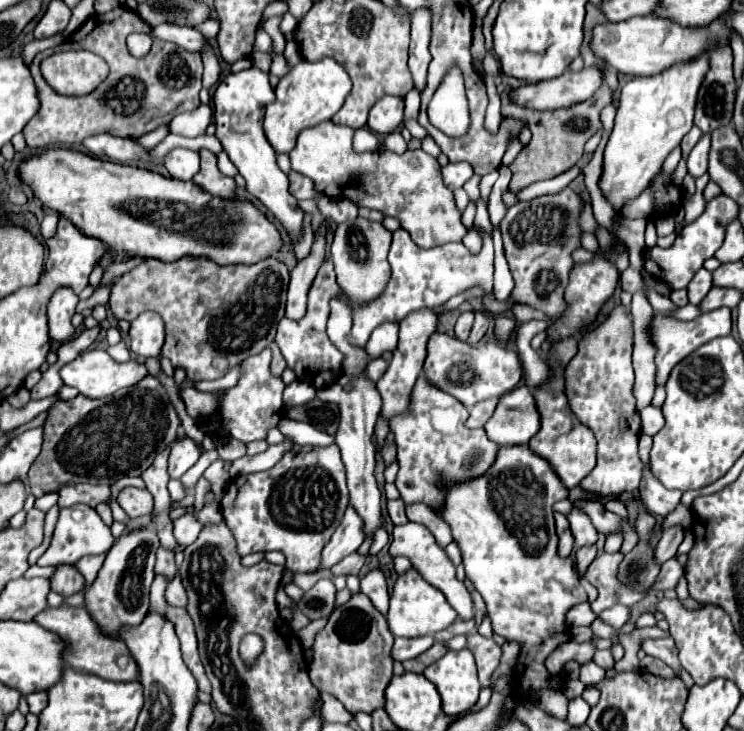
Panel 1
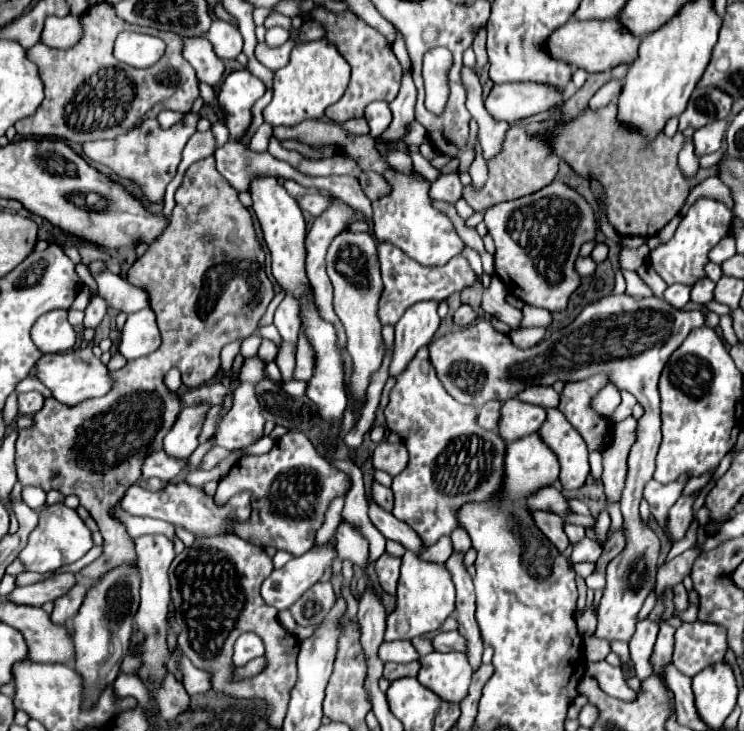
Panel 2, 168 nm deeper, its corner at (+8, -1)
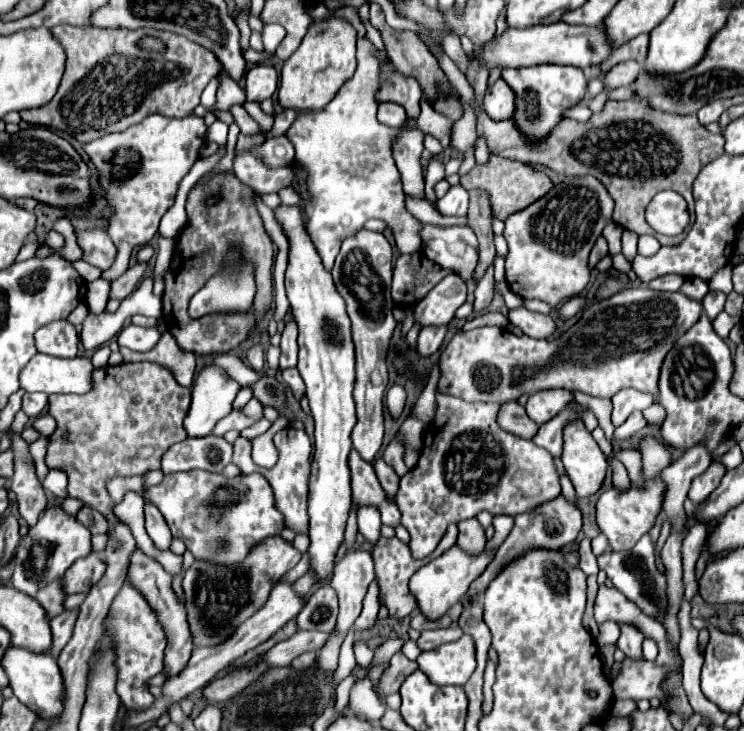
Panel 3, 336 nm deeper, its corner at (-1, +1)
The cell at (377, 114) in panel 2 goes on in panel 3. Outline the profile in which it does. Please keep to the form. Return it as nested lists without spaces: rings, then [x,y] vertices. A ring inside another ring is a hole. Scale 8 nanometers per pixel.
[[[380,103],[378,107],[378,121],[390,127],[402,127],[408,121],[408,115],[402,105],[396,103]]]

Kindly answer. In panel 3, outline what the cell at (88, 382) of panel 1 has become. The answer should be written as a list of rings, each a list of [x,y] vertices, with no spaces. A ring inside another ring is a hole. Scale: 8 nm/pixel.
[[[34,355],[20,373],[24,391],[34,393],[88,393],[92,389],[92,361],[88,357],[58,359]]]

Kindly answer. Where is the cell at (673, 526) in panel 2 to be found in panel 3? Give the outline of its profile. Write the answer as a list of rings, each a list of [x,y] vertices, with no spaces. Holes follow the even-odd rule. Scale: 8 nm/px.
[[[712,461],[710,467],[692,479],[692,485],[690,485],[690,491],[688,491],[688,497],[692,503],[702,503],[718,485],[720,485],[720,479],[724,477],[726,473],[726,467],[718,461]]]

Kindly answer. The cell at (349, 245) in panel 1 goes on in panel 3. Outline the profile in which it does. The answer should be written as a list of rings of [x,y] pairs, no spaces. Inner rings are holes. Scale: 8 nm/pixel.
[[[362,229],[360,233],[348,237],[342,243],[342,249],[332,267],[332,277],[338,293],[346,301],[348,317],[352,321],[352,337],[356,345],[356,425],[352,429],[352,447],[368,463],[374,461],[382,447],[384,435],[384,417],[382,417],[382,399],[388,383],[388,365],[386,351],[390,347],[390,337],[396,327],[392,315],[392,247],[382,233]]]

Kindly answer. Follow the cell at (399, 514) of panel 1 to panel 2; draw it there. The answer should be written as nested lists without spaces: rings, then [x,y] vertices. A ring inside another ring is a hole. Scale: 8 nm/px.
[[[373,483],[373,501],[391,513],[391,507],[393,507],[393,491],[389,487],[383,487],[379,483]]]

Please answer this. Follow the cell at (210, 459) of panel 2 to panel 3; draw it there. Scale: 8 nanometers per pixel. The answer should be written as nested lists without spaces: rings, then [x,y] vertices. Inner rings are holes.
[[[208,435],[198,439],[186,439],[172,445],[162,457],[162,471],[178,473],[190,469],[204,469],[212,473],[222,473],[232,461],[232,445],[224,437]]]

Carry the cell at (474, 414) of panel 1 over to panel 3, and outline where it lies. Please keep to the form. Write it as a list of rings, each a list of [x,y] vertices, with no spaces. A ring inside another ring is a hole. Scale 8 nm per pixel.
[[[516,401],[502,405],[502,409],[498,413],[498,423],[502,429],[506,429],[522,439],[532,439],[538,429],[538,425],[532,419],[528,419],[524,407],[518,405]]]

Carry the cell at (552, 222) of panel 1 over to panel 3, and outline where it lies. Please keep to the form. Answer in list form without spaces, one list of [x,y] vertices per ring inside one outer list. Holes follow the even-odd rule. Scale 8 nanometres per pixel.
[[[576,177],[564,179],[560,185],[554,185],[542,199],[518,211],[506,219],[504,237],[508,241],[508,257],[506,257],[506,283],[512,293],[520,295],[522,299],[542,299],[552,307],[576,297],[590,281],[588,269],[588,255],[594,247],[596,239],[602,235],[602,229],[612,217],[614,201],[596,177]]]

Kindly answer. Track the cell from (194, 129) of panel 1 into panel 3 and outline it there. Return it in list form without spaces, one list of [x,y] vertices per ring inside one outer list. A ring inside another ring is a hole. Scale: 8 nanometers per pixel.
[[[148,115],[142,123],[132,125],[120,133],[108,133],[84,145],[86,155],[94,163],[100,175],[100,187],[112,209],[108,235],[118,247],[114,265],[102,273],[102,279],[114,281],[128,269],[128,261],[134,247],[144,247],[158,231],[162,215],[174,205],[174,197],[182,177],[192,169],[200,157],[200,147],[206,141],[206,123],[202,117],[190,115],[182,119],[170,119],[164,115]],[[116,151],[128,151],[116,155]],[[138,173],[134,181],[132,175]],[[142,185],[142,187],[140,187]]]

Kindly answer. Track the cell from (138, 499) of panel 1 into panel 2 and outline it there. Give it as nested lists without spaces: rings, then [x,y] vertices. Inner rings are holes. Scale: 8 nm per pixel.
[[[133,483],[123,499],[119,501],[119,507],[125,509],[131,515],[141,515],[141,517],[153,517],[153,519],[163,519],[167,523],[173,525],[183,525],[185,529],[193,531],[197,537],[205,537],[205,535],[219,535],[219,533],[227,533],[229,525],[227,519],[239,519],[243,521],[245,517],[249,517],[251,513],[251,503],[249,503],[249,493],[239,493],[235,497],[231,497],[231,501],[225,507],[217,507],[213,503],[213,497],[207,495],[203,489],[199,487],[191,487],[187,483],[179,483],[179,485],[165,485],[163,491],[147,491],[143,489],[139,483]]]

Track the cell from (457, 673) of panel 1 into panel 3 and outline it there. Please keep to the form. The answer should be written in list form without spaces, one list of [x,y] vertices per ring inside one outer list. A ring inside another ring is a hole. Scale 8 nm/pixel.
[[[466,633],[452,643],[444,643],[434,651],[424,651],[420,653],[420,657],[416,659],[418,667],[436,683],[436,685],[464,685],[470,675],[476,669],[476,647],[472,637],[468,637]]]

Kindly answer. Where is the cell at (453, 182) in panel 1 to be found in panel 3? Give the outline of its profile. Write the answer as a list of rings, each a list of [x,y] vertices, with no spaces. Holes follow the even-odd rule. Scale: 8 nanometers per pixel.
[[[462,185],[450,187],[450,191],[436,201],[436,207],[442,215],[456,215],[464,217],[468,211],[468,191]]]

